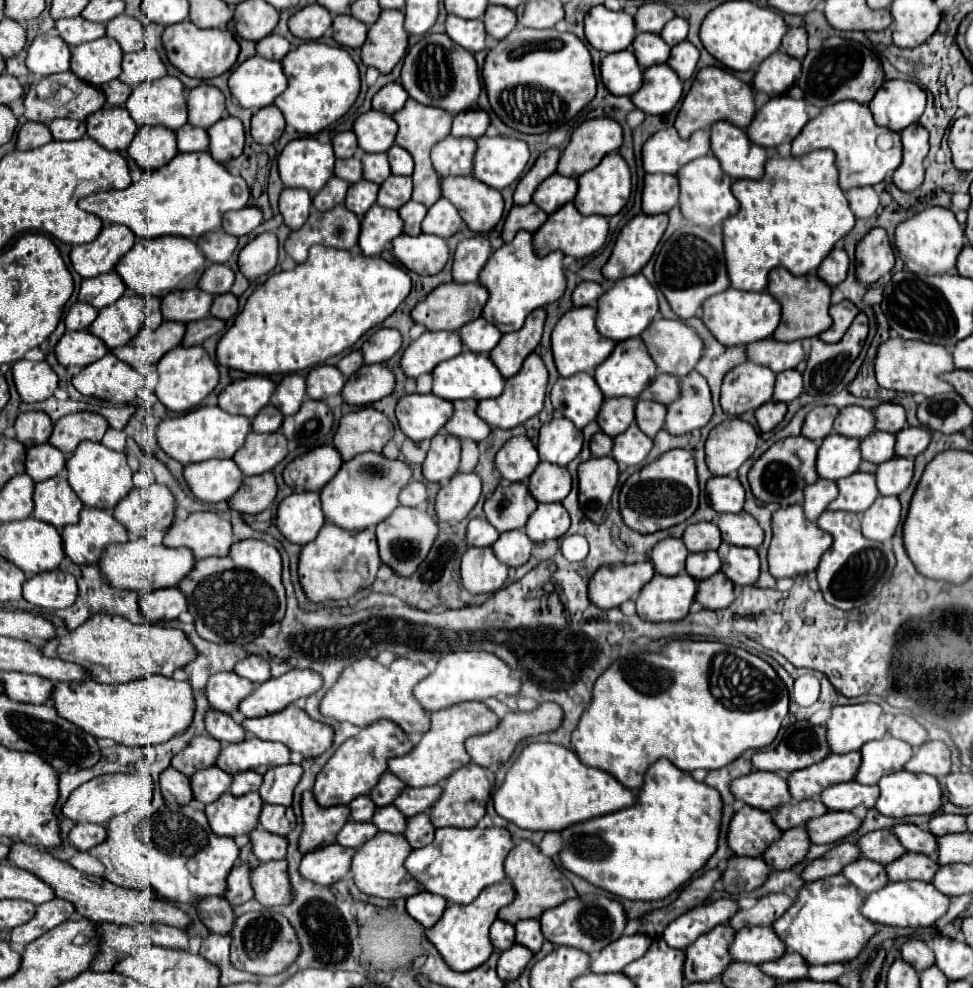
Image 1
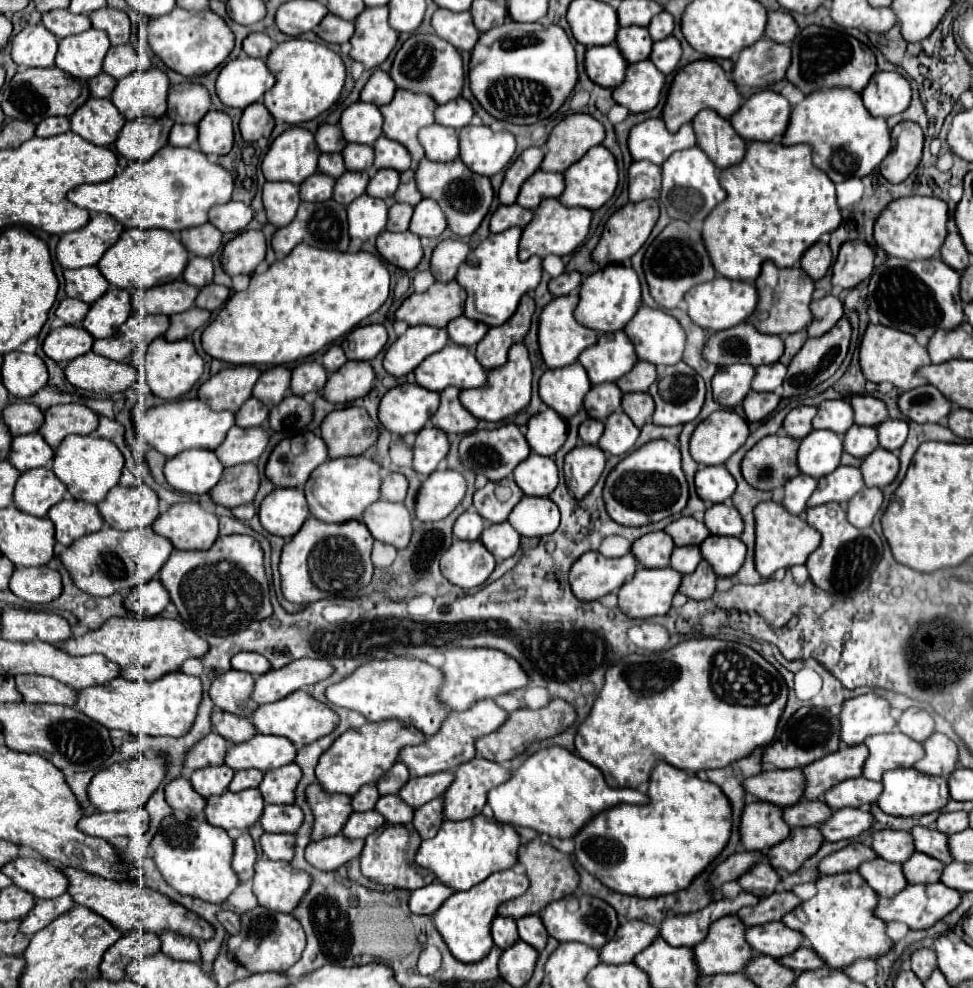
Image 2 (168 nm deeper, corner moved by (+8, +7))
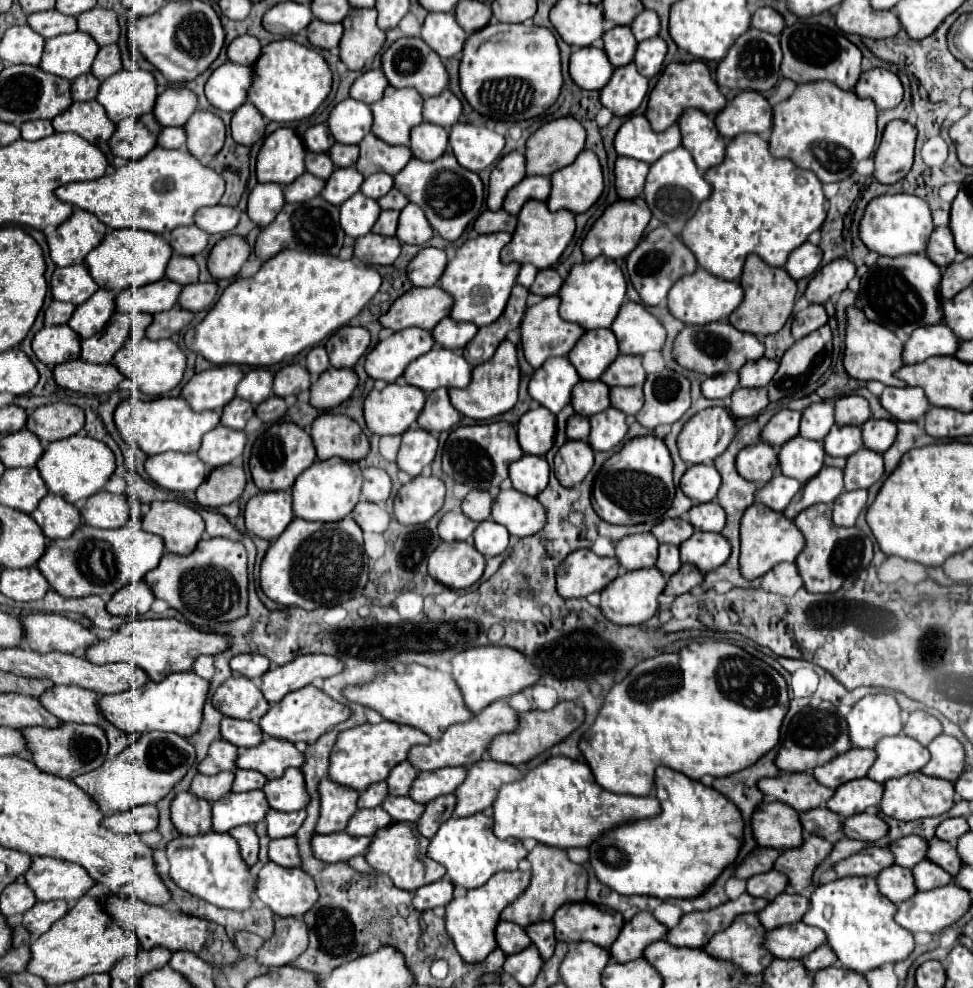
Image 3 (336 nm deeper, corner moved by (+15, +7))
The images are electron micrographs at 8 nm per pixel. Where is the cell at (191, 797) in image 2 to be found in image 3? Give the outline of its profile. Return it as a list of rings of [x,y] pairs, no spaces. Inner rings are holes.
[[[180,792],[172,802],[172,822],[182,836],[206,834],[212,828],[212,804]]]

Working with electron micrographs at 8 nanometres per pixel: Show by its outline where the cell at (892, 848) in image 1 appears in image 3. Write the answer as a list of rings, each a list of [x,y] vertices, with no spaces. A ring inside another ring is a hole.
[[[904,836],[892,842],[892,852],[896,856],[896,864],[904,868],[912,868],[926,858],[928,842],[920,836]]]

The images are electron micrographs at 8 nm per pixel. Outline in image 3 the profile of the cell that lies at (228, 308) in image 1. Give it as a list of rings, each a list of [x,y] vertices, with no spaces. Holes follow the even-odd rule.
[[[216,282],[188,284],[188,286],[182,286],[178,306],[190,312],[202,312],[214,302],[214,296],[216,296]]]

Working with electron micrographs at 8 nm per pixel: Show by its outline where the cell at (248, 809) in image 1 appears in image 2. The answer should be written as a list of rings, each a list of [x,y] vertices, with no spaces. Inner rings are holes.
[[[247,788],[241,792],[223,792],[219,796],[207,798],[205,818],[209,824],[223,830],[251,828],[263,812],[263,796],[257,788]]]

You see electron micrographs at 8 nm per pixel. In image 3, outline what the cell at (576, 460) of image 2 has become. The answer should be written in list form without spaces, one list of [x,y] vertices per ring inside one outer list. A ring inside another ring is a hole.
[[[568,440],[564,446],[560,446],[554,460],[556,478],[560,480],[562,486],[572,488],[586,478],[592,464],[594,464],[594,450],[588,446],[588,442]]]

